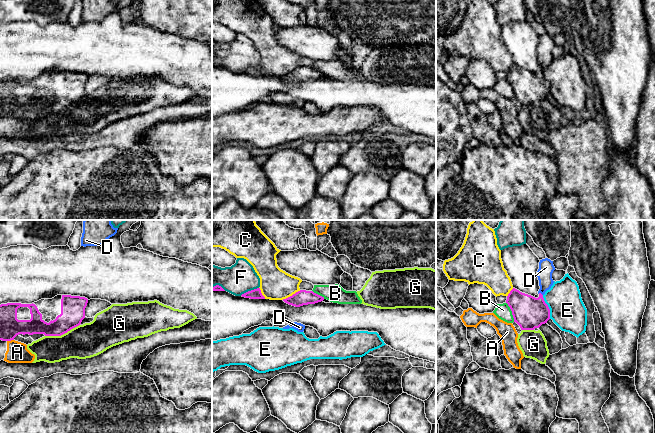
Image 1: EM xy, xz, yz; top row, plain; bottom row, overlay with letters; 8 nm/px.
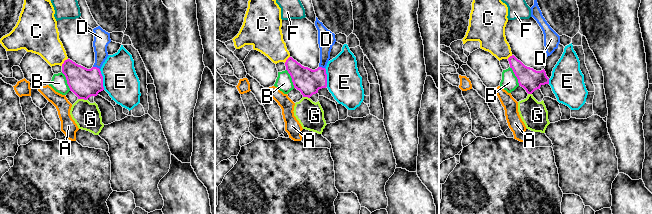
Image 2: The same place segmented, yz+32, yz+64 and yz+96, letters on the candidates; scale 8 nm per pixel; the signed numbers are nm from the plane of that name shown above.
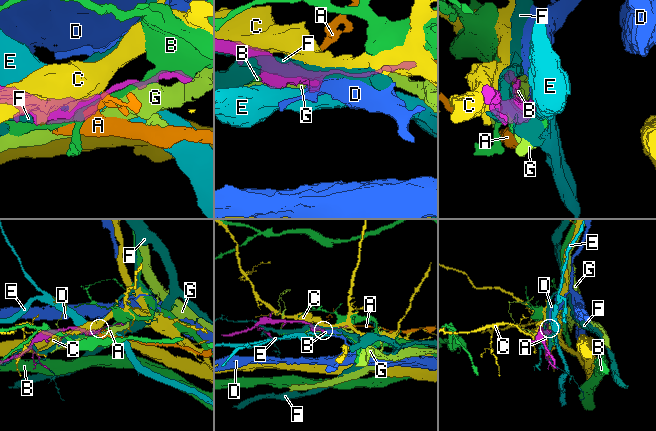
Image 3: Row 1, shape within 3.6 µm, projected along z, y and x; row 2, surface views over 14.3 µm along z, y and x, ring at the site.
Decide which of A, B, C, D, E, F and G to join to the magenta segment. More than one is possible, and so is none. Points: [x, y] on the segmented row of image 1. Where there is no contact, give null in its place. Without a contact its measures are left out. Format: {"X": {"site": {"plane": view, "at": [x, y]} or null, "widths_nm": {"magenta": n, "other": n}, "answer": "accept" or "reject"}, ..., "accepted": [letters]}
{"A": {"site": {"plane": "xy", "at": [10, 340]}, "widths_nm": {"magenta": 170, "other": 170}, "answer": "reject"}, "B": {"site": {"plane": "yz", "at": [512, 312]}, "widths_nm": {"magenta": 260, "other": 120}, "answer": "reject"}, "C": {"site": {"plane": "xz", "at": [292, 295]}, "widths_nm": {"magenta": 120, "other": 260}, "answer": "reject"}, "D": {"site": {"plane": "yz", "at": [540, 293]}, "widths_nm": {"magenta": 260, "other": 120}, "answer": "accept"}, "E": {"site": {"plane": "yz", "at": [548, 307]}, "widths_nm": {"magenta": 260, "other": 280}, "answer": "reject"}, "F": {"site": {"plane": "xz", "at": [249, 291]}, "widths_nm": {"magenta": 80, "other": 240}, "answer": "reject"}, "G": {"site": {"plane": "xy", "at": [62, 334]}, "widths_nm": {"magenta": 190, "other": 280}, "answer": "reject"}, "accepted": ["D"]}

